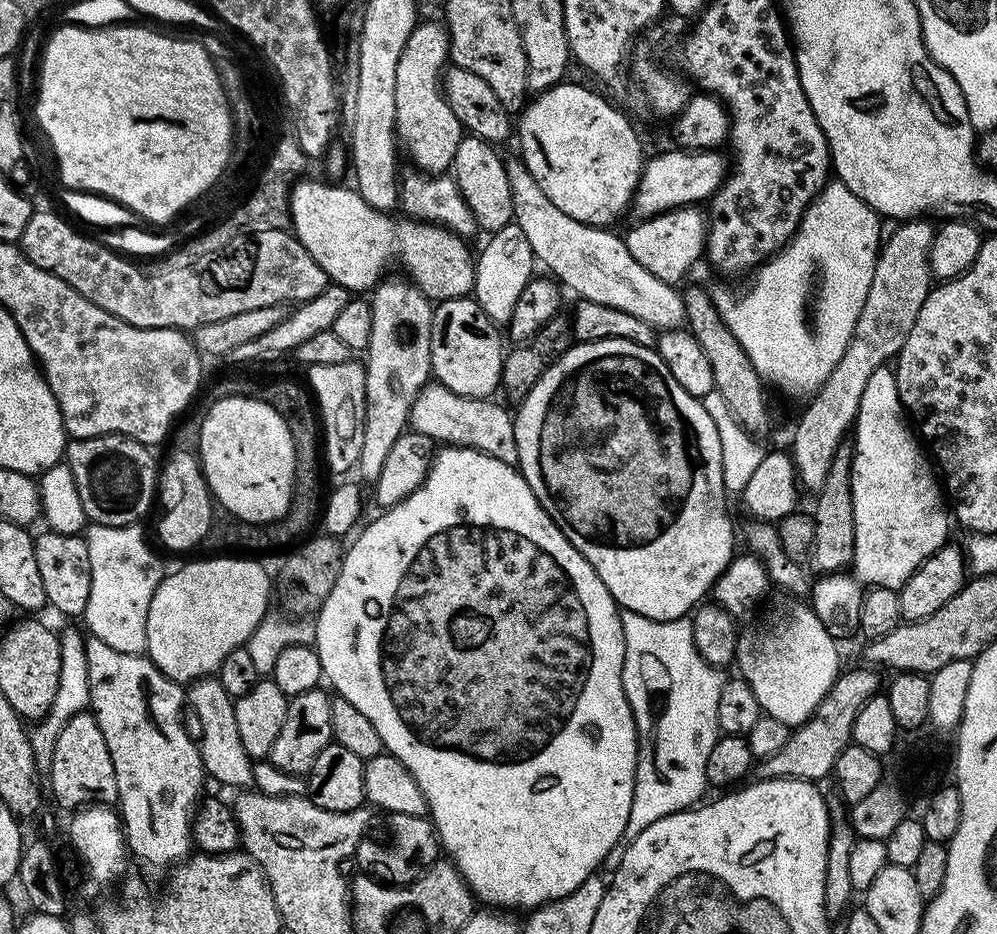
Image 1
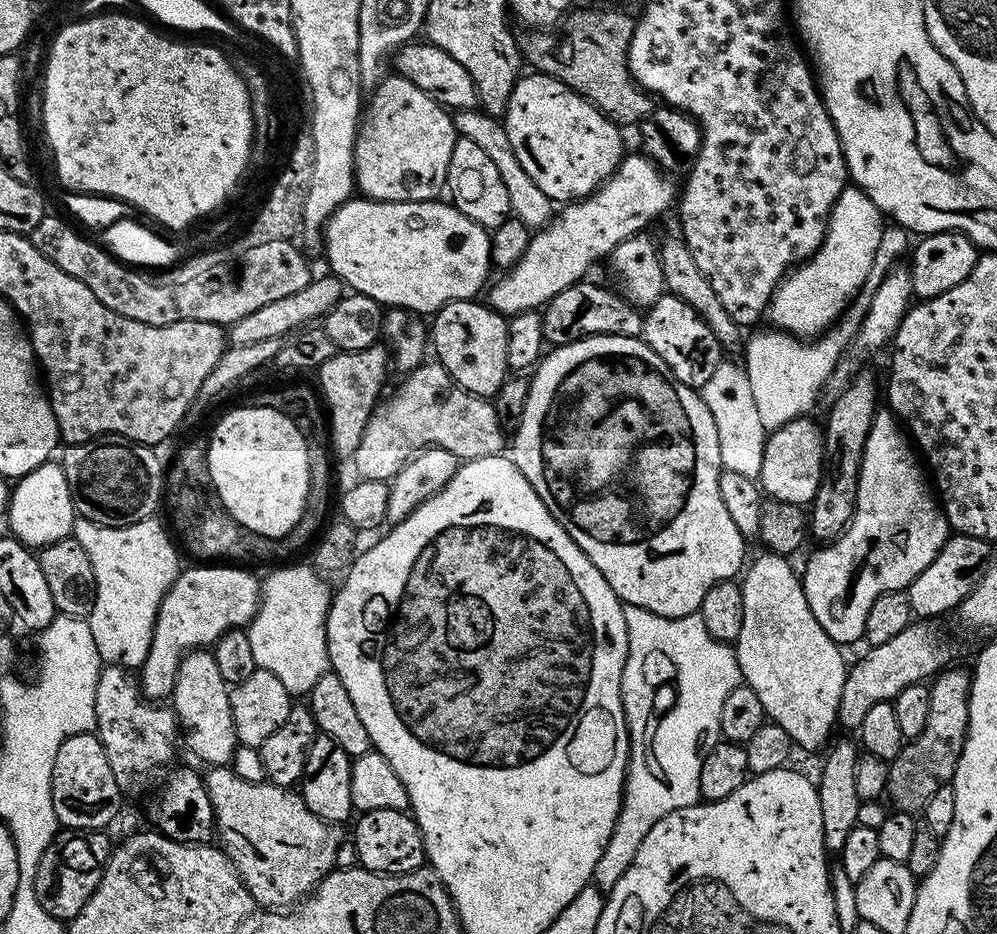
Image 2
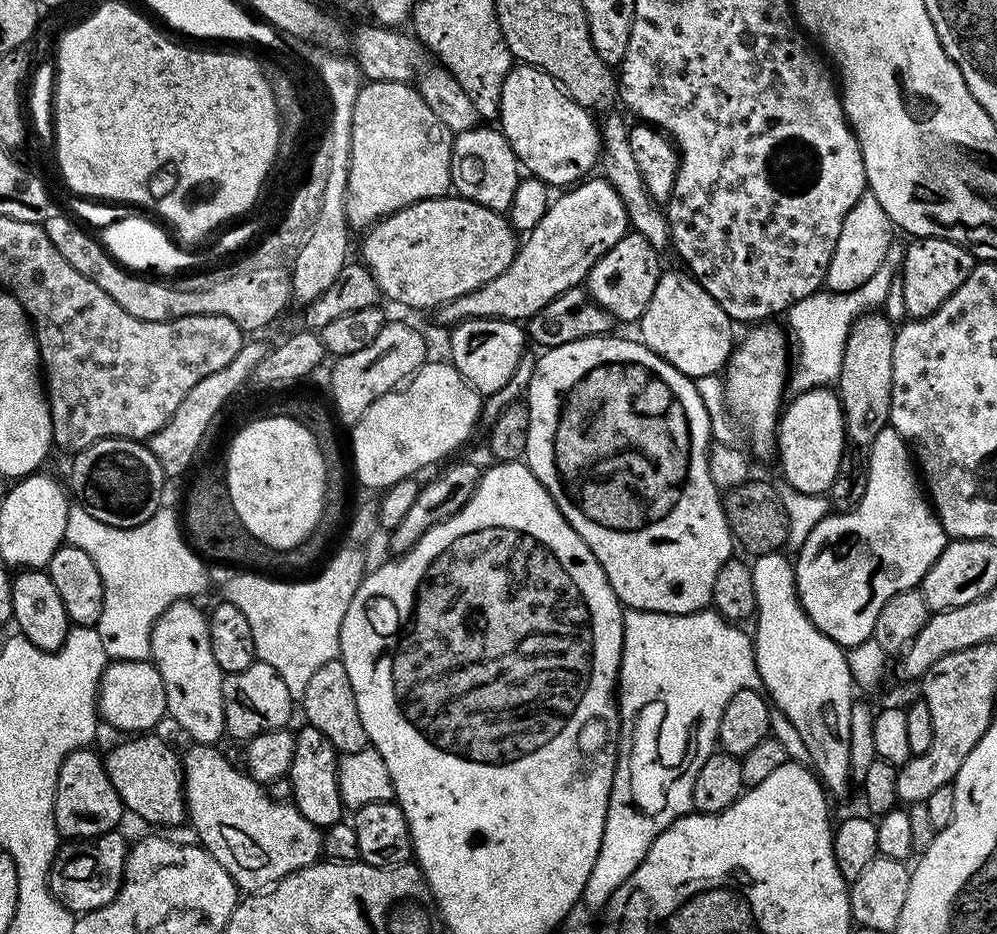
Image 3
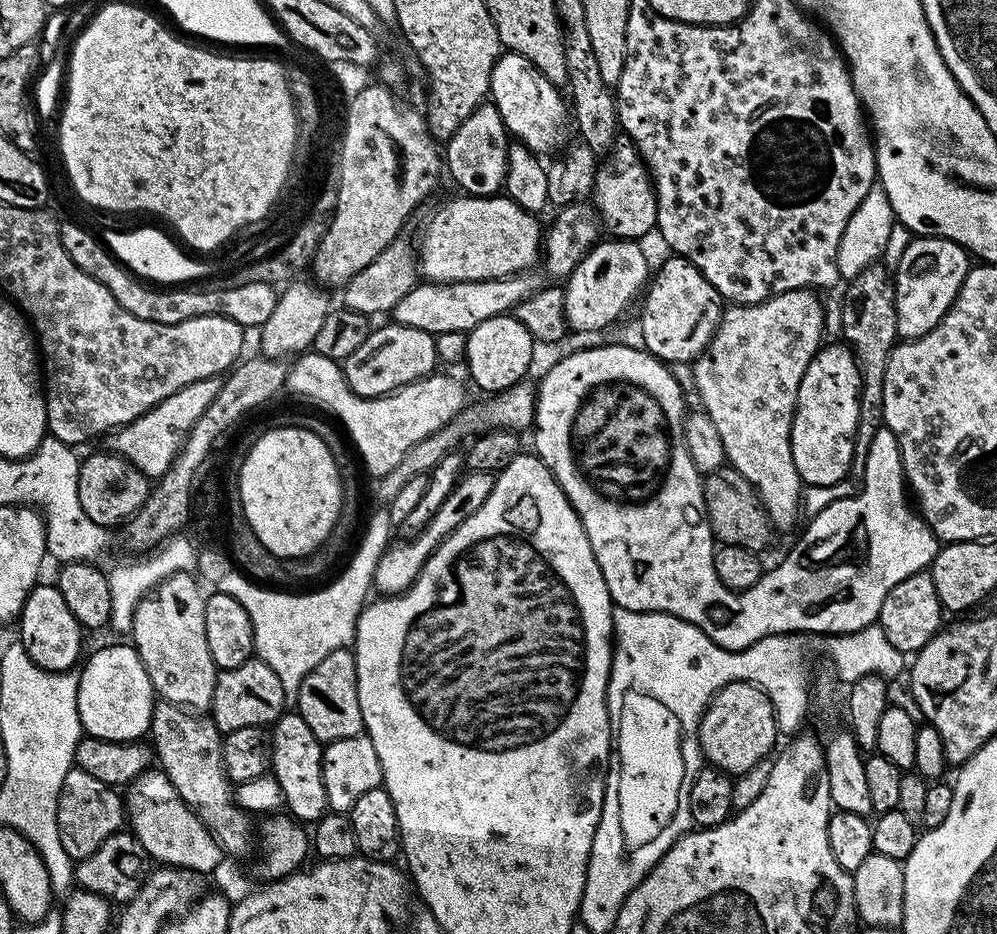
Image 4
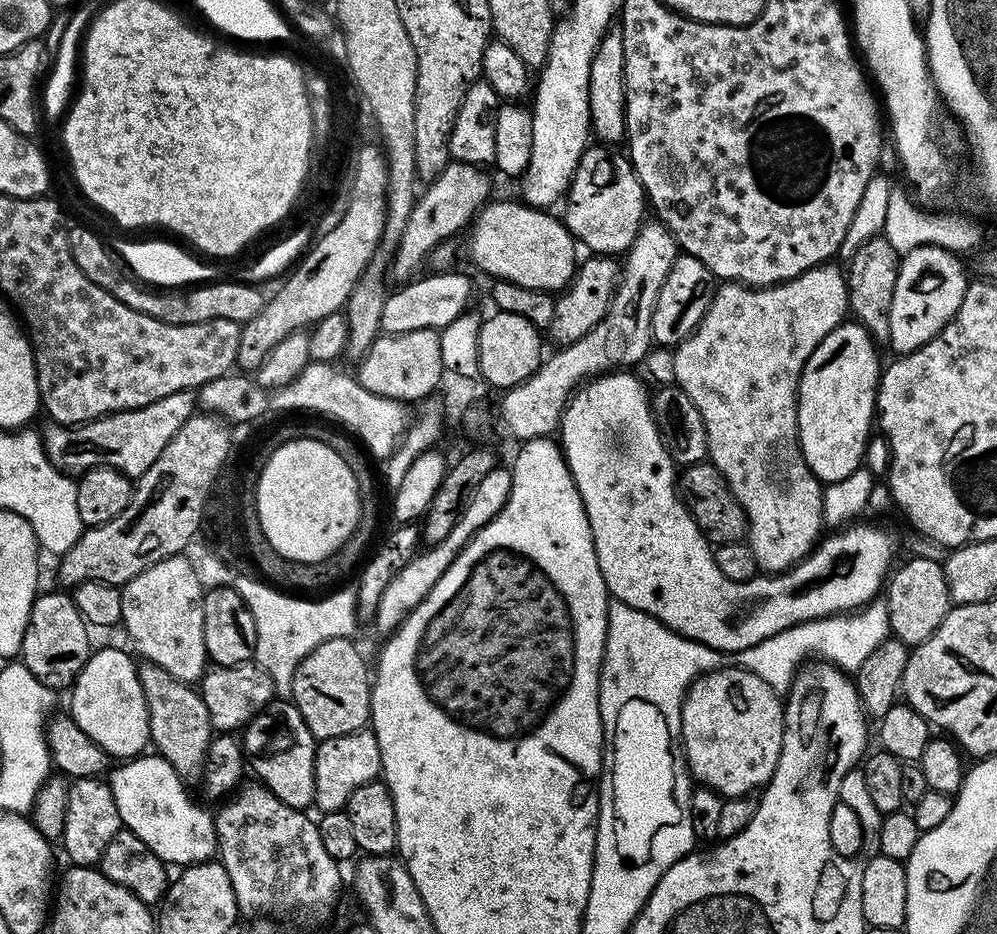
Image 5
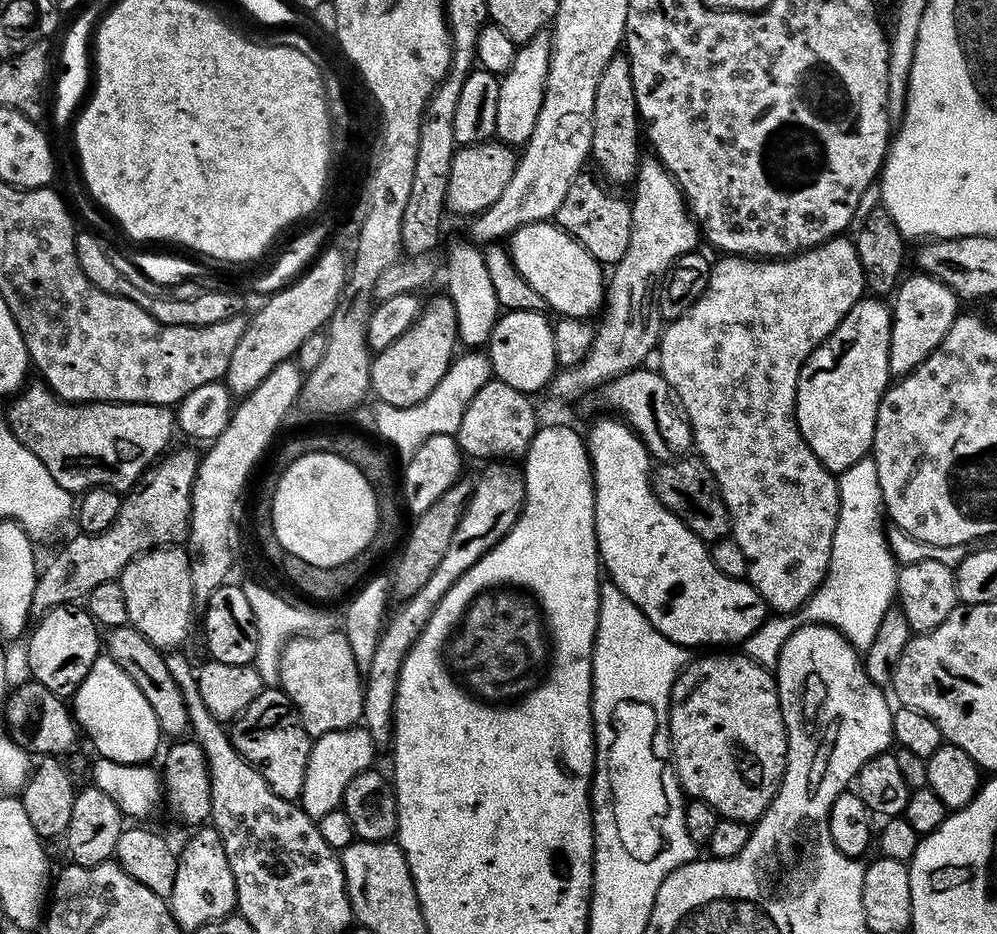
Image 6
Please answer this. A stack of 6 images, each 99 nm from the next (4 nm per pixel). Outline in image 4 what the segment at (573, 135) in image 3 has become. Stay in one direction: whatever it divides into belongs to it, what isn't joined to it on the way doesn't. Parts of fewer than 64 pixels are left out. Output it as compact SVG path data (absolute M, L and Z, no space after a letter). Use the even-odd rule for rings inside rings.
M501 51L498 62L494 62L494 70L490 74L488 87L491 103L496 105L498 114L502 114L502 122L509 133L519 143L524 144L535 154L552 152L555 148L563 149L570 132L570 108L560 97L561 89L534 67L522 54Z

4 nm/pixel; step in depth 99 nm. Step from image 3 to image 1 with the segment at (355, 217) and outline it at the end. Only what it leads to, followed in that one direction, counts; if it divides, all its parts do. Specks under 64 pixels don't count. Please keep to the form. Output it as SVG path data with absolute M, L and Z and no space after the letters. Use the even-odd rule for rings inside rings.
M436 20L417 23L406 42L406 50L402 50L402 58L398 58L398 74L394 78L396 135L403 151L405 148L412 155L413 162L420 167L417 169L424 174L447 173L466 135L442 91L442 73L450 60L448 30Z

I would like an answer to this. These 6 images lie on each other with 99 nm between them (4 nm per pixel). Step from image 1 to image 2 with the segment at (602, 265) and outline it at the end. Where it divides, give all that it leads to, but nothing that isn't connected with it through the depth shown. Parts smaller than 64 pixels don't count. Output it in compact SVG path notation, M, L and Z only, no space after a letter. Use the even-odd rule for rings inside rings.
M476 108L455 111L453 120L457 135L477 143L497 167L498 174L501 175L502 182L506 185L506 192L510 195L511 213L532 230L545 227L554 215L554 202L548 195L543 194L542 190L538 189L537 184L530 178L526 170L522 170L521 162L514 154L514 148L510 143L509 135L505 132L503 123L497 117Z

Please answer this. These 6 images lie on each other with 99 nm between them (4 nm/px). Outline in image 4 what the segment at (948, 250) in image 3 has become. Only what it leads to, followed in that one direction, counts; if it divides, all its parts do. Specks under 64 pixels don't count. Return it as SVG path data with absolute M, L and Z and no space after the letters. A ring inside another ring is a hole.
M916 236L909 239L906 250L902 254L902 262L894 269L896 282L896 309L898 310L898 337L901 341L917 340L922 334L930 334L938 322L952 309L958 290L962 290L962 282L966 278L970 267L970 253L968 249L953 240L941 236Z

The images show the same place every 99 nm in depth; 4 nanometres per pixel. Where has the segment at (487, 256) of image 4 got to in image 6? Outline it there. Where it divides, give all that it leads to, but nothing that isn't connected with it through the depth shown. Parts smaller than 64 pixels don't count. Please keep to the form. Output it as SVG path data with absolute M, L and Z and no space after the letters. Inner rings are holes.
M555 222L522 225L510 236L512 265L544 299L549 309L573 320L592 318L606 303L606 272L582 245Z

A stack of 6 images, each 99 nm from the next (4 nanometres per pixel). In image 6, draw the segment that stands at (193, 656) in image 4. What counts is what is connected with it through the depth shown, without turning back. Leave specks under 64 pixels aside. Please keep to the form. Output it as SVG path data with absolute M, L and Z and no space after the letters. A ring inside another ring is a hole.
M170 546L152 549L137 556L124 567L118 578L126 599L129 625L138 629L149 642L161 650L181 647L180 644L187 638L192 628L192 614L196 610L196 604L193 598L193 580L190 578L191 569L189 553L183 547Z

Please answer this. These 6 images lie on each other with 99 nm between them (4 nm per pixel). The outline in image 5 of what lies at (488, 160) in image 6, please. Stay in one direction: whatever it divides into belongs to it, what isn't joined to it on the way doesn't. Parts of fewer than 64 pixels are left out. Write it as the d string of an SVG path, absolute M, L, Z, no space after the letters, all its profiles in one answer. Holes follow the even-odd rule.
M450 162L446 166L446 170L442 170L442 174L438 174L438 178L425 187L428 189L425 192L423 189L417 195L416 204L413 206L410 218L406 222L406 230L402 230L402 238L398 242L395 252L392 253L391 279L396 279L396 282L407 282L413 279L421 271L419 268L425 267L426 261L429 259L429 253L434 251L439 243L453 239L459 228L467 229L471 225L472 221L476 219L477 212L489 203L490 197L493 195L493 193L491 194L492 184L488 181L488 176L484 172L487 171L483 167L474 164Z

